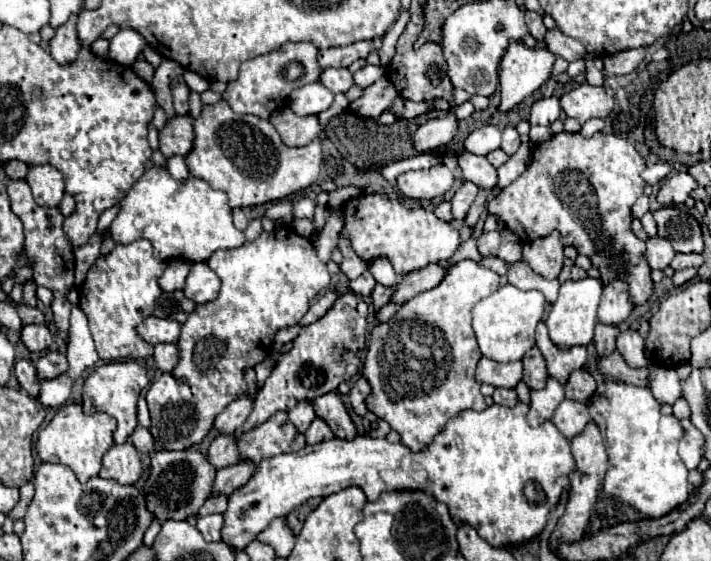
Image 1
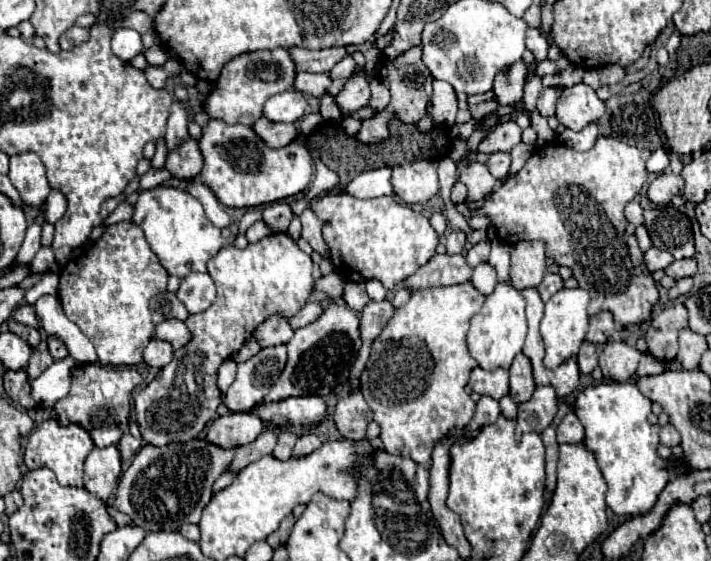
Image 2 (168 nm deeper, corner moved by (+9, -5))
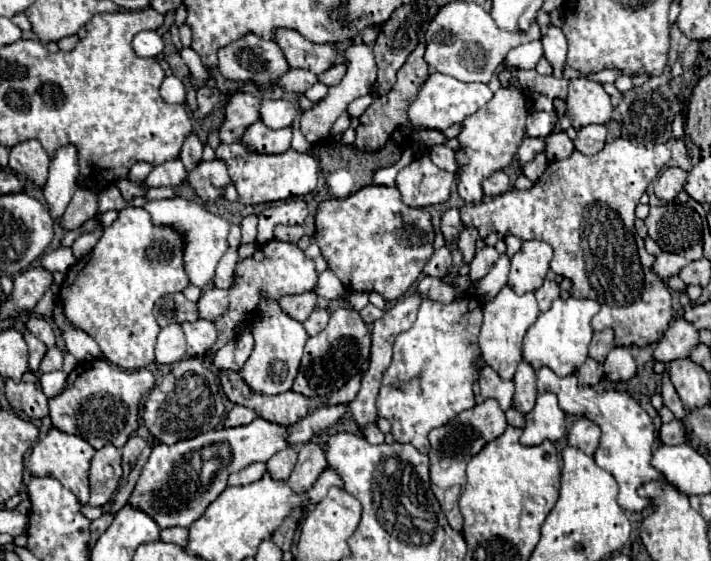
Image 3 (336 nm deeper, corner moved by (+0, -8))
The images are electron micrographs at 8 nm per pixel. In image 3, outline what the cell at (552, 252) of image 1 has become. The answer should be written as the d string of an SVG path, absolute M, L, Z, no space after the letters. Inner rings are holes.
M528 240L510 260L508 286L516 294L534 292L546 280L546 272L550 268L552 248L542 240Z

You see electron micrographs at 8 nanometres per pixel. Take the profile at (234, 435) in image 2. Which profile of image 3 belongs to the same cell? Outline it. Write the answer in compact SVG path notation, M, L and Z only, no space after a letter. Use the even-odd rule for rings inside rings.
M234 404L226 416L226 426L230 428L230 426L238 426L238 424L250 424L250 420L254 420L254 416L256 416L256 412L252 408Z

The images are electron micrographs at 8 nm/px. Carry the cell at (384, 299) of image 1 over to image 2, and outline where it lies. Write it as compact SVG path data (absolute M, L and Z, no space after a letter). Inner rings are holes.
M387 299L383 301L369 301L365 305L365 309L361 311L361 349L359 349L359 357L357 361L353 363L353 375L351 375L351 387L353 391L359 387L359 375L367 363L367 357L369 357L369 351L371 351L371 343L379 337L381 329L387 325L389 317L393 315L393 307Z

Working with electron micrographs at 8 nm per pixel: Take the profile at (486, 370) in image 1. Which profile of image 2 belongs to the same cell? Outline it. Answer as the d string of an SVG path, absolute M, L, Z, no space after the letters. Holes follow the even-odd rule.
M475 367L469 375L469 385L479 395L489 395L493 399L501 399L509 393L509 371L505 369L493 369L485 371L481 367Z

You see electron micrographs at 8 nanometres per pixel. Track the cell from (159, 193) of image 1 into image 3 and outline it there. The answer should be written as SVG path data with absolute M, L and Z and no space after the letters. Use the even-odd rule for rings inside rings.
M170 198L170 200L148 200L144 206L150 216L152 216L152 222L156 226L172 226L176 228L182 238L186 240L186 250L184 250L184 260L186 260L186 272L188 272L188 278L194 286L198 288L206 288L210 284L210 280L214 278L214 270L216 270L216 264L218 260L224 256L224 252L228 250L228 242L226 242L226 236L228 236L228 230L230 230L230 224L222 218L222 216L214 216L210 214L206 208L198 206L196 202L190 202L190 200L184 200L184 198Z

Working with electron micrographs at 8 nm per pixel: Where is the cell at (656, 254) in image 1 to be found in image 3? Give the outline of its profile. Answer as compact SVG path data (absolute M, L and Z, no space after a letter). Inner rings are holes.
M662 252L656 256L656 262L654 262L654 272L666 282L670 276L678 274L684 266L688 264L688 260L680 254L670 254L670 252Z

